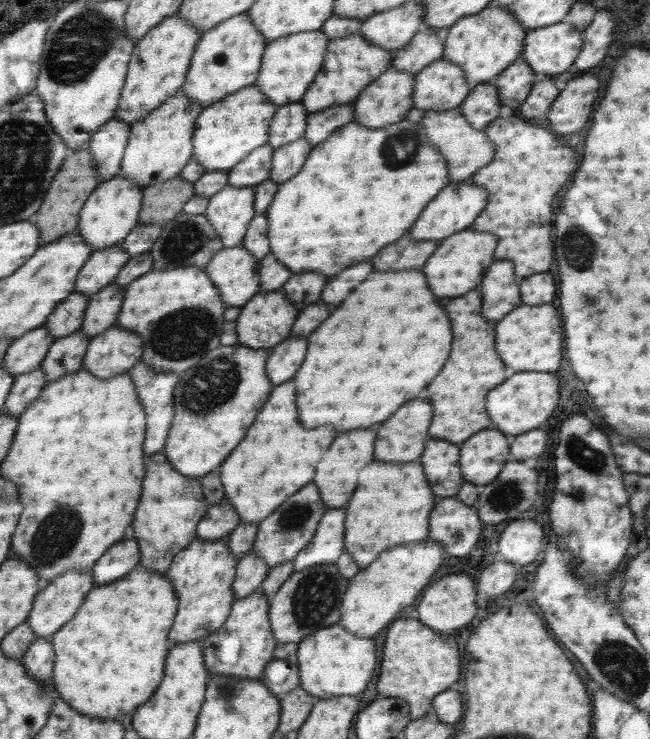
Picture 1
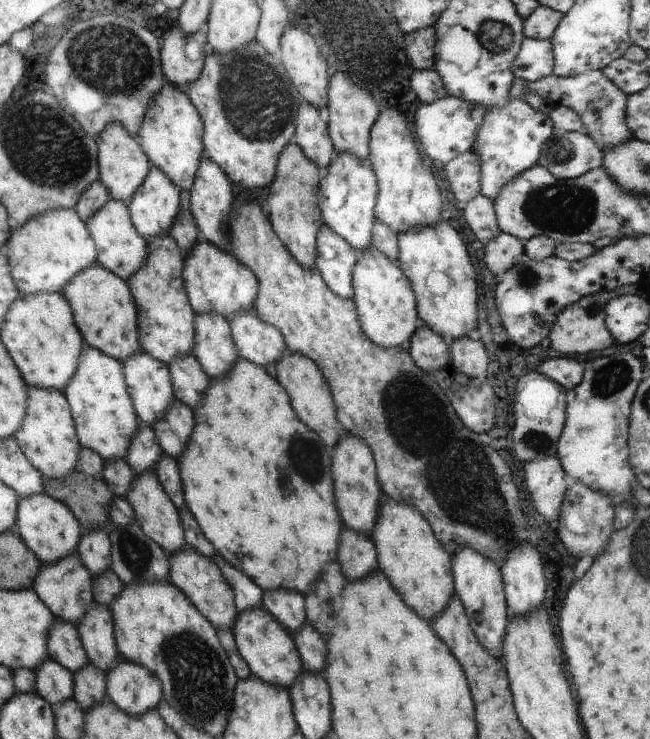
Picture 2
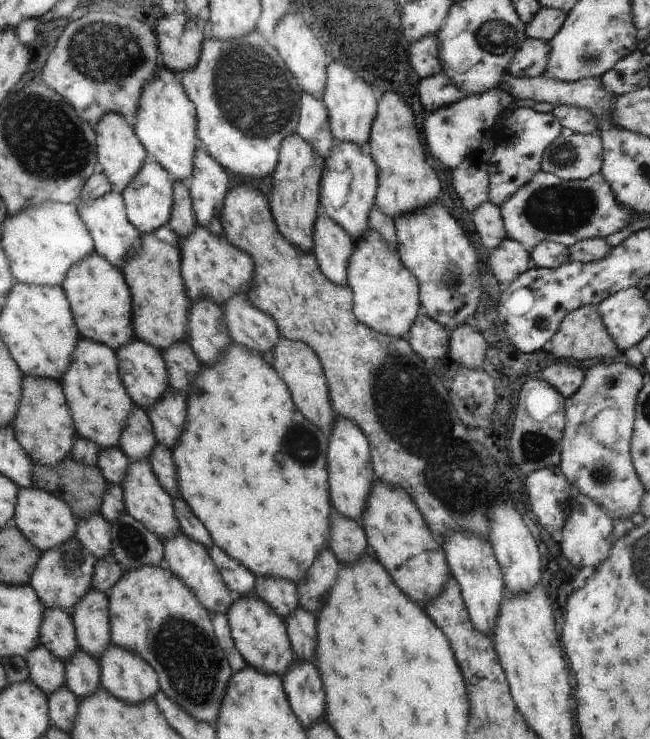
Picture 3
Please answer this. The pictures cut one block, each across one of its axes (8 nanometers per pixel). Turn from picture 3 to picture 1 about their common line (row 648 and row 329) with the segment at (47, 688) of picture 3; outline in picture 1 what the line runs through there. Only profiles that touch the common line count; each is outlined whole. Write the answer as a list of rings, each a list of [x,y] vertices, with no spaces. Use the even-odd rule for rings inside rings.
[[[46,327],[33,328],[12,340],[1,360],[3,367],[13,377],[31,371],[40,366],[52,343],[53,336]]]

